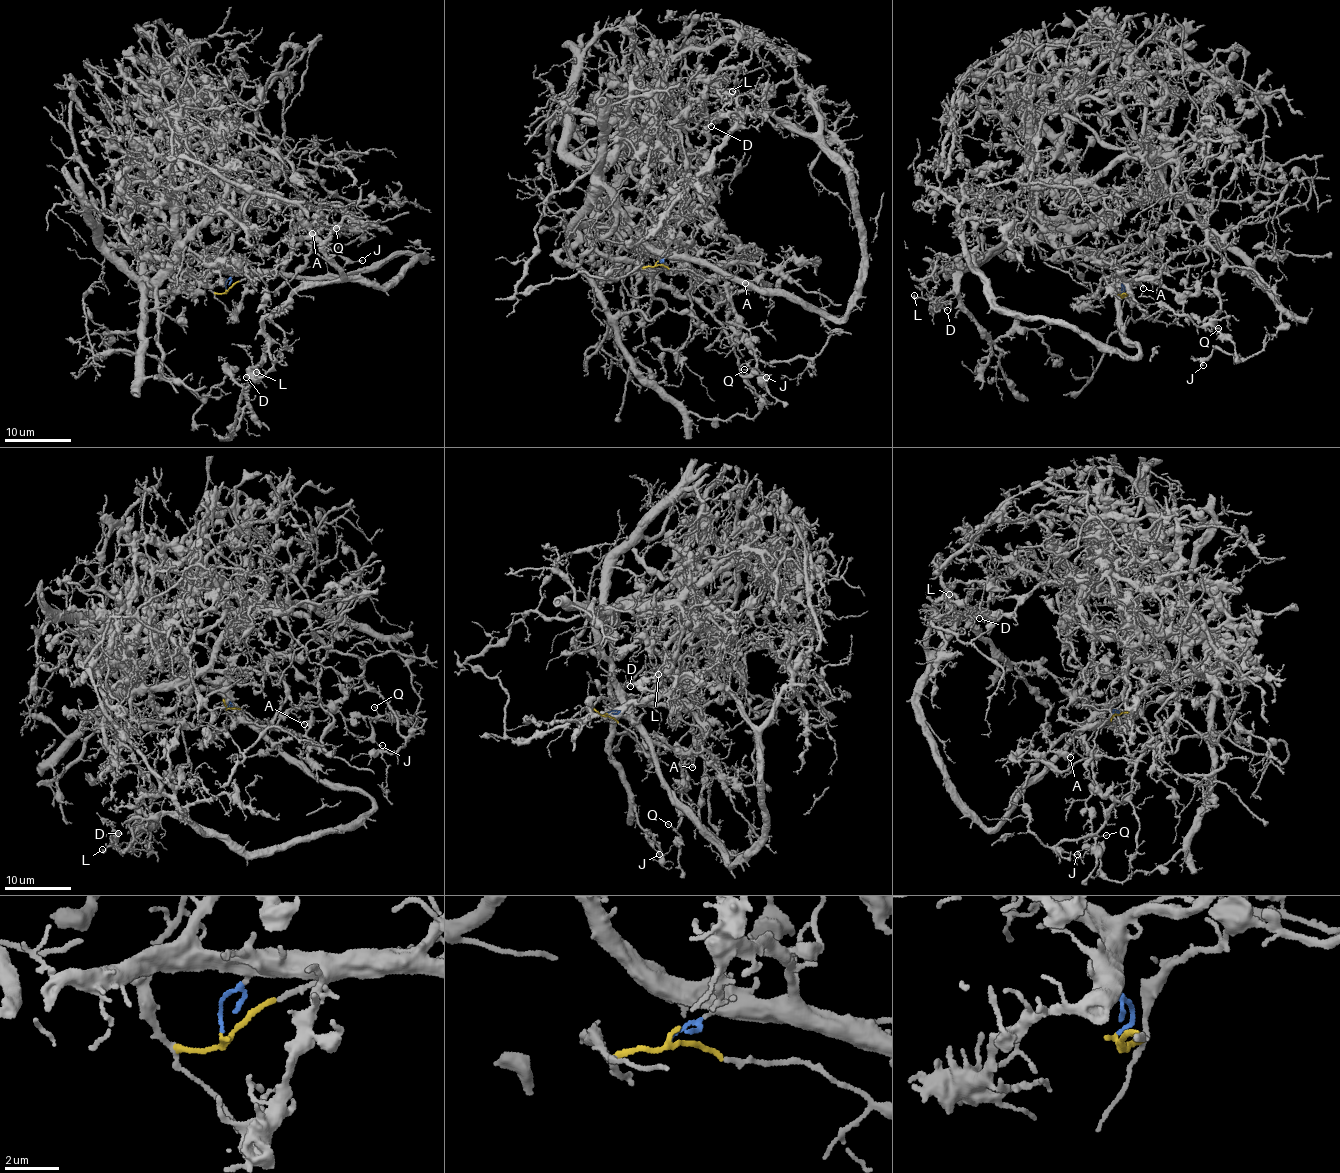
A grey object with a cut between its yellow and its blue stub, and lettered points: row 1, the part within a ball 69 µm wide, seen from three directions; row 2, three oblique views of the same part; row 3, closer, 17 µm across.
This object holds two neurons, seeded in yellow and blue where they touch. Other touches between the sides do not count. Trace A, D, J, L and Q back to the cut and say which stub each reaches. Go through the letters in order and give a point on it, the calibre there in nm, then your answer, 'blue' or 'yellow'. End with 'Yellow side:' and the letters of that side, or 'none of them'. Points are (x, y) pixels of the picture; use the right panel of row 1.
A: (1143, 288) | 160 nm | blue
D: (947, 310) | 100 nm | blue
J: (1203, 365) | 150 nm | yellow
L: (914, 295) | 220 nm | blue
Q: (1218, 328) | 130 nm | blue
Yellow side: J

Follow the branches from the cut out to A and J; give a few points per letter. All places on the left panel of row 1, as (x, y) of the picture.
A: (225, 289), (226, 280), (234, 275), (268, 274), (291, 250), (289, 245), (302, 222), (298, 220), (312, 234)
J: (225, 289), (211, 264), (242, 222), (197, 211), (205, 201), (341, 212), (363, 230), (336, 251), (361, 260)

